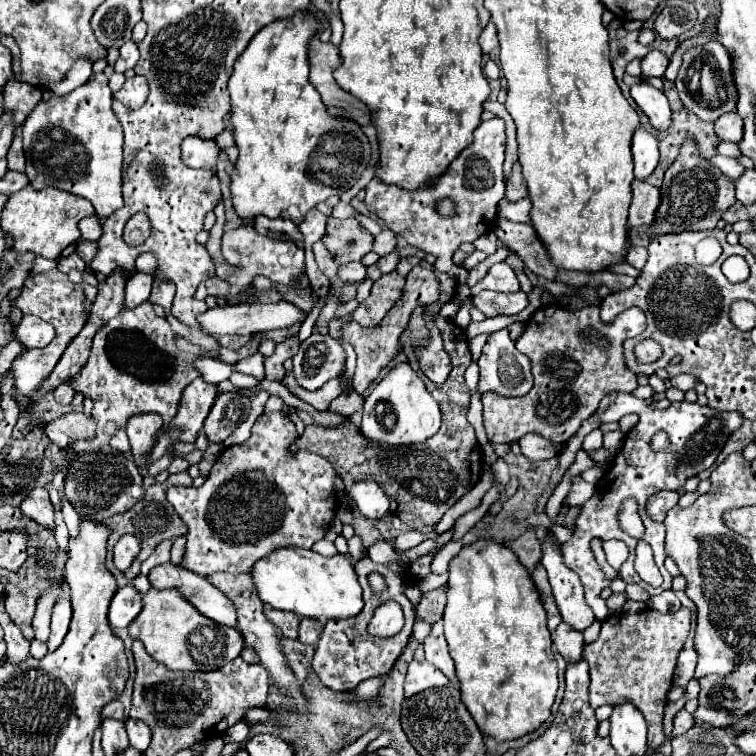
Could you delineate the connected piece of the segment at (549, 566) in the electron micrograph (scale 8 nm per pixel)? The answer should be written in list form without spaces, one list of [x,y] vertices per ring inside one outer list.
[[[548,528],[546,540],[542,542],[542,566],[548,572],[550,586],[554,590],[554,600],[560,608],[562,620],[572,624],[572,628],[586,630],[594,614],[584,600],[584,586],[574,570],[570,570],[562,556],[562,546],[554,538],[554,532]]]

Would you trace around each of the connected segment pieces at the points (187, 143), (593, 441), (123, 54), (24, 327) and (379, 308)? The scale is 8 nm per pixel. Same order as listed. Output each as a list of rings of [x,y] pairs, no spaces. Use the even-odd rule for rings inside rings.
[[[190,136],[182,144],[182,160],[184,160],[184,164],[188,164],[192,168],[214,170],[216,162],[218,162],[218,154],[220,154],[220,148],[216,146],[214,140],[204,140],[204,138]]]
[[[594,430],[594,432],[590,432],[590,434],[584,438],[584,444],[582,444],[582,448],[584,448],[586,452],[600,450],[600,448],[602,448],[602,432],[600,432],[600,430]]]
[[[128,40],[128,42],[120,48],[120,58],[118,58],[118,62],[116,62],[114,70],[116,70],[116,72],[126,72],[128,68],[134,68],[134,66],[136,66],[136,62],[138,62],[138,58],[140,58],[138,42]]]
[[[22,316],[16,328],[16,338],[26,348],[46,348],[54,340],[54,328],[38,316]]]
[[[416,256],[402,258],[394,272],[382,274],[374,282],[374,288],[372,288],[370,298],[366,298],[358,306],[358,310],[354,310],[352,314],[344,316],[342,320],[354,320],[354,322],[358,322],[362,326],[376,326],[376,324],[380,324],[380,320],[388,312],[388,308],[392,308],[392,304],[400,298],[400,292],[402,292],[402,286],[405,284],[406,274],[416,264],[418,264],[418,258]]]

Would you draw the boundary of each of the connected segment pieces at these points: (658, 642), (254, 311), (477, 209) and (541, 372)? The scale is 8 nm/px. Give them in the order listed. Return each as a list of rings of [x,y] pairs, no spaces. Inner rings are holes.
[[[646,608],[638,614],[608,616],[602,622],[598,640],[584,646],[584,658],[590,664],[590,706],[614,706],[620,700],[632,700],[648,722],[648,744],[656,750],[664,742],[662,716],[668,704],[666,694],[672,688],[676,658],[684,648],[688,632],[688,608],[680,608],[674,614],[662,614]]]
[[[280,300],[278,304],[236,304],[236,306],[216,306],[200,316],[200,324],[210,334],[236,334],[236,336],[252,336],[254,332],[268,332],[276,328],[288,328],[296,322],[302,322],[306,318],[306,312],[298,308],[292,302]]]
[[[500,116],[484,120],[474,130],[474,142],[466,146],[460,156],[448,166],[442,176],[436,176],[424,188],[418,190],[404,190],[396,184],[384,184],[376,178],[370,180],[366,186],[366,206],[378,218],[386,222],[386,226],[396,234],[402,236],[408,244],[436,256],[434,268],[438,272],[448,274],[458,284],[466,284],[468,272],[462,266],[452,262],[452,254],[458,250],[462,242],[472,242],[484,232],[494,226],[496,220],[496,206],[504,198],[504,150],[506,150],[506,128]],[[442,198],[452,198],[456,202],[456,216],[442,218],[434,209],[436,202]]]
[[[540,306],[534,316],[526,322],[524,334],[516,340],[516,348],[532,360],[534,386],[526,396],[506,398],[496,392],[486,392],[482,396],[484,404],[484,428],[490,442],[516,442],[524,434],[534,432],[548,438],[554,444],[564,444],[578,432],[582,422],[590,418],[600,400],[612,392],[632,392],[638,382],[636,374],[624,364],[622,342],[644,332],[646,316],[640,308],[629,308],[606,324],[600,320],[598,306],[588,306],[578,312],[568,312],[558,306]],[[594,328],[606,336],[612,344],[608,352],[582,340],[578,334],[582,330]]]

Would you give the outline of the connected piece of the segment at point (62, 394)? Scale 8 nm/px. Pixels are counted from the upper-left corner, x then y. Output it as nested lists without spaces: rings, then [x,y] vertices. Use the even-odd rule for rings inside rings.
[[[60,384],[60,388],[54,390],[54,398],[56,398],[58,402],[62,402],[62,404],[70,404],[72,396],[74,396],[74,390],[72,390],[72,386],[68,386],[68,384]]]

